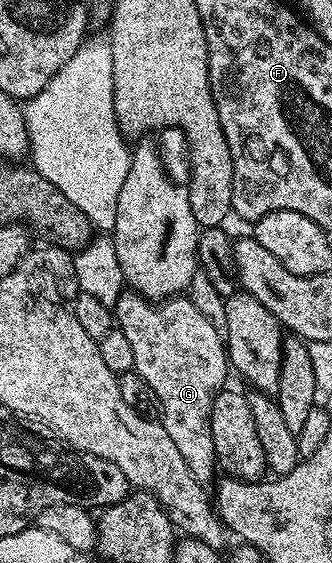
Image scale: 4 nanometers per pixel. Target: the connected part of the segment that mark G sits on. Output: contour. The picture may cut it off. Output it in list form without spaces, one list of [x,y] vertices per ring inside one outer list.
[[[132,291],[122,292],[115,321],[134,352],[133,369],[157,397],[159,420],[171,435],[171,443],[183,455],[194,479],[208,486],[214,480],[213,469],[218,468],[211,439],[211,407],[226,384],[225,372],[231,369],[222,334],[185,295],[154,303]]]

